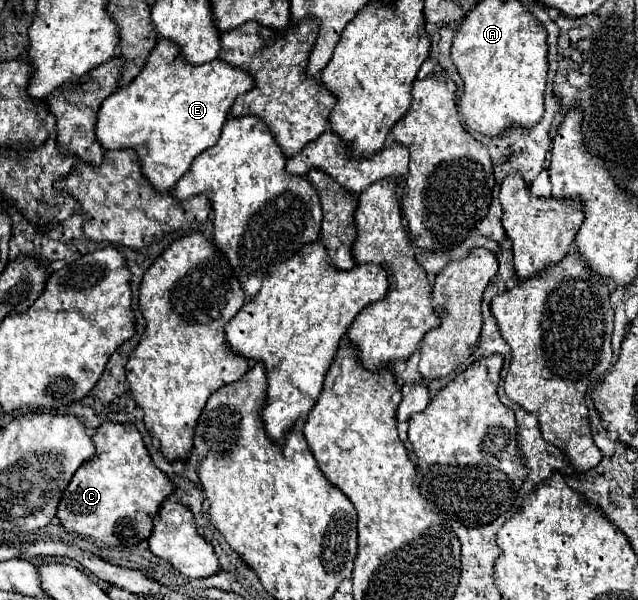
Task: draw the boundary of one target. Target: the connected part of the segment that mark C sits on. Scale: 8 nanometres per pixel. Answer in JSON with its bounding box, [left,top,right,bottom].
[57,422,173,546]

